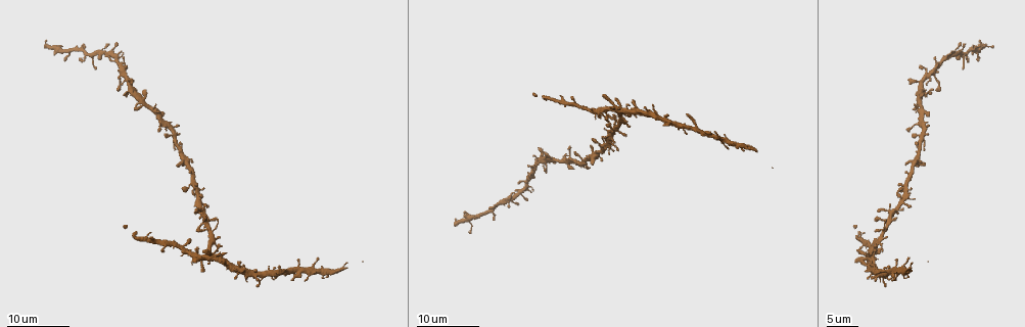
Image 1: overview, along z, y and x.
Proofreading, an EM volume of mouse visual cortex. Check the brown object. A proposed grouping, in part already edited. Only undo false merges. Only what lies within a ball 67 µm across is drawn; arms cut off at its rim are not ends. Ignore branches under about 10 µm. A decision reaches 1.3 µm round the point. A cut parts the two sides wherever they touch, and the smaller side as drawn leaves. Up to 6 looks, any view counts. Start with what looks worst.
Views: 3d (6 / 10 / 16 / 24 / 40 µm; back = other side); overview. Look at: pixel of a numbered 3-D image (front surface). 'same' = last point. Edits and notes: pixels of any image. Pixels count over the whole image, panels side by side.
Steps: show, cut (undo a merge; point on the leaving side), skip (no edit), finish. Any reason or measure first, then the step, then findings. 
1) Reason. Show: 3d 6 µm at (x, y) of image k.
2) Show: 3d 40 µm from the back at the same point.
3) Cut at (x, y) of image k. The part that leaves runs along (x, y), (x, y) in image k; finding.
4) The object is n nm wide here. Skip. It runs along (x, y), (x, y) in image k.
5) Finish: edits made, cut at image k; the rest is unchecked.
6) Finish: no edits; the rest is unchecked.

Four-way junction. Show: 3d 24 µm at (196, 188) of image 1.

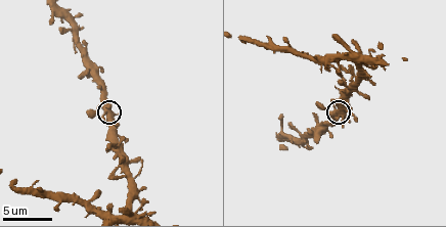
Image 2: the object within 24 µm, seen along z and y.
Closer look. Show: 3d 6 µm at the same point.

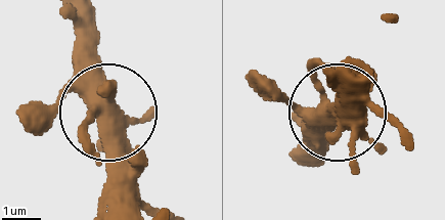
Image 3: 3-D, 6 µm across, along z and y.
Skip. One neuron here.

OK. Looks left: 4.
Thin neck. Show: 3d 24 µm at (922, 104) of image 1.

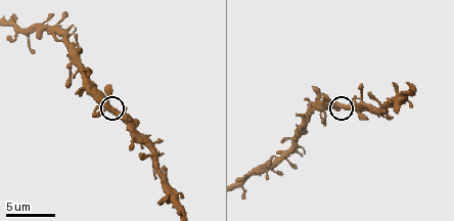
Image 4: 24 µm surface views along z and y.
Show: 3d 10 µm at (343, 105) of image 4.

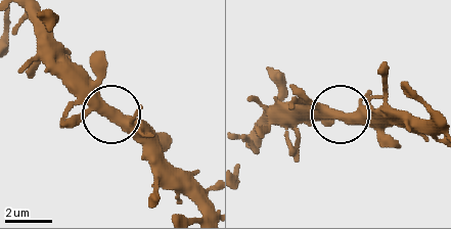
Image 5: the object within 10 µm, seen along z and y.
Skip. It runs along (206, 208), (60, 57) in image 5; all the same neuron.

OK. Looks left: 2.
Thin neck. Show: 3d 6 µm at (42, 29) of image 4.

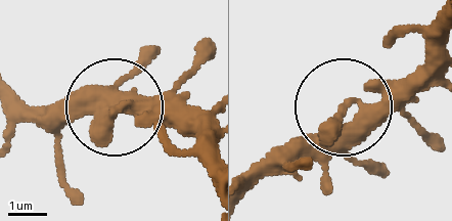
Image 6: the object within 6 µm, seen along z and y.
Skip. All the same neuron.

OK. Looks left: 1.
Finish: no edits; the rest is unchecked.

